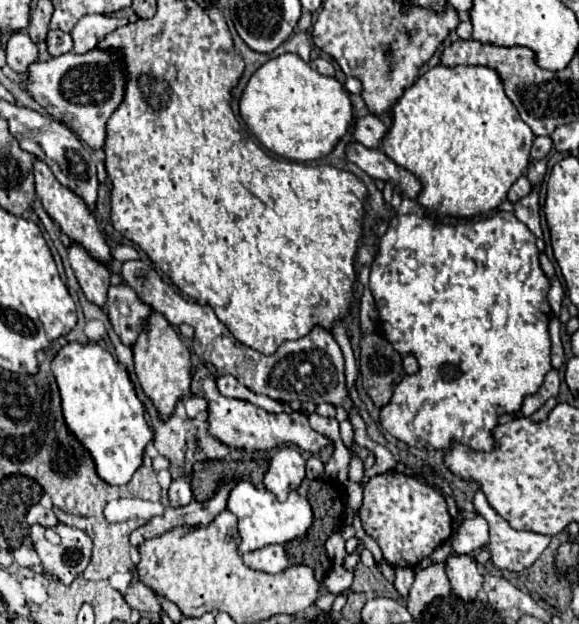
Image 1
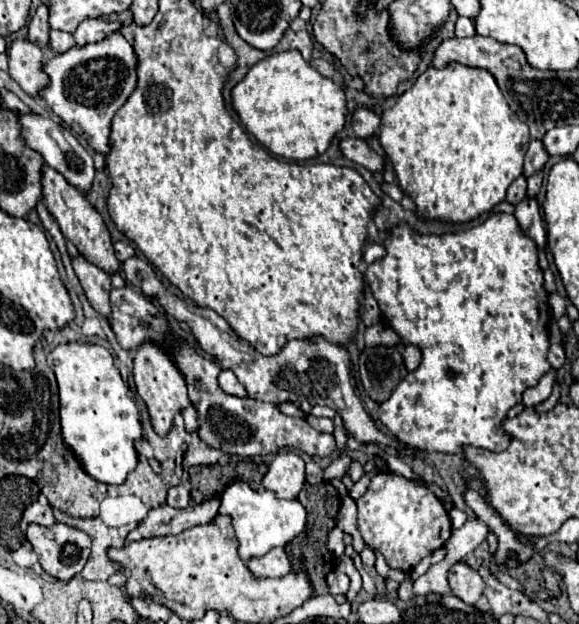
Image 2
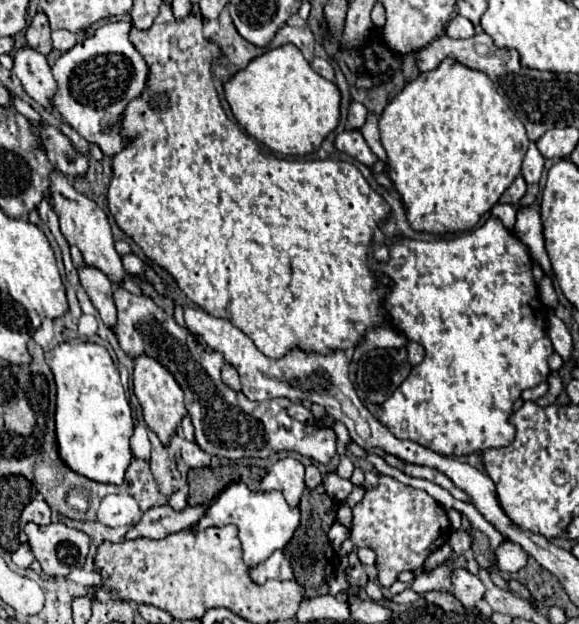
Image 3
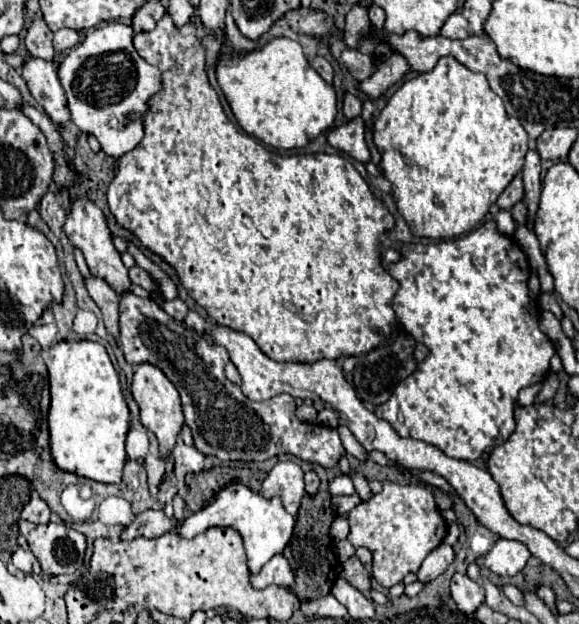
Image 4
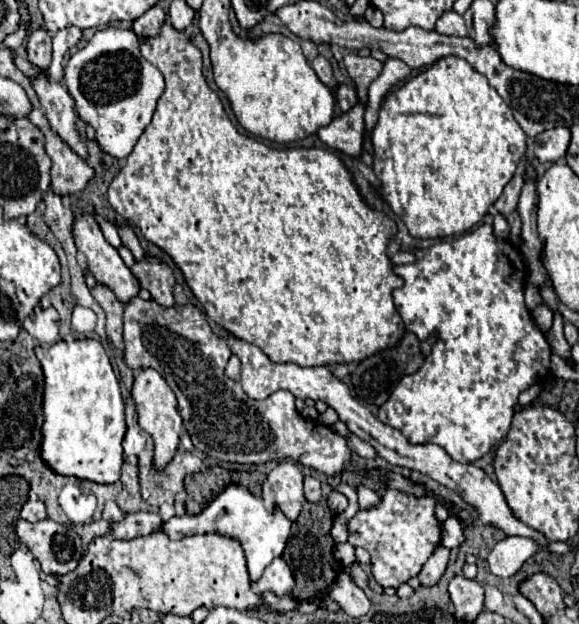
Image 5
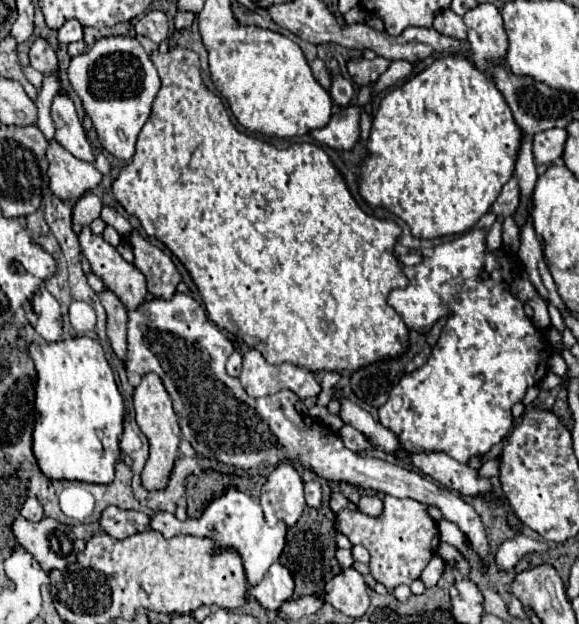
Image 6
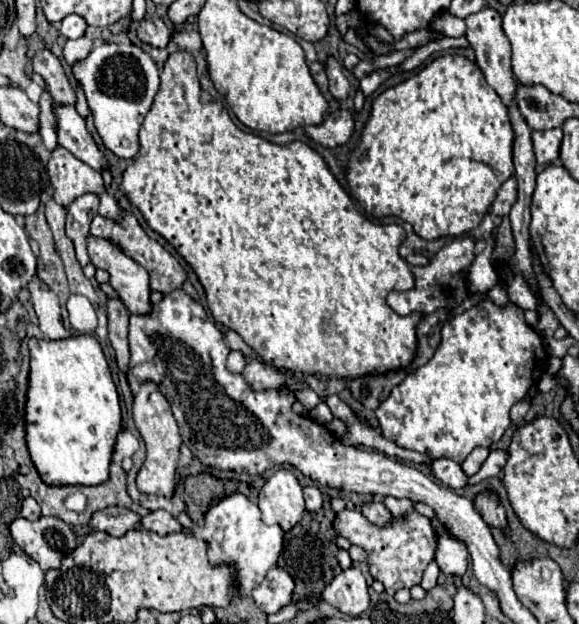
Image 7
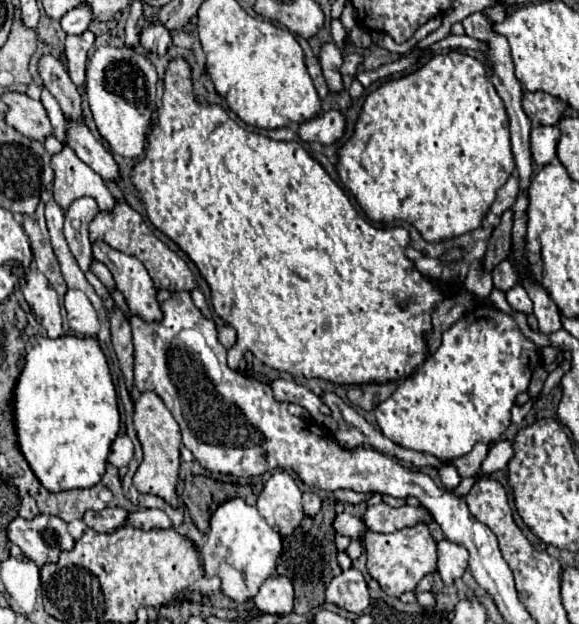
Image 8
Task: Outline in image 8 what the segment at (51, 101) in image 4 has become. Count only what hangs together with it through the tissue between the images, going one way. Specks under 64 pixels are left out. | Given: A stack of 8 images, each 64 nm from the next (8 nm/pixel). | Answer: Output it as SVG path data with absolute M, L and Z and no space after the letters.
M66 122L66 132L68 132L66 146L70 146L84 164L98 172L106 182L120 180L120 170L114 156L104 148L104 144L100 144L92 136L84 122Z

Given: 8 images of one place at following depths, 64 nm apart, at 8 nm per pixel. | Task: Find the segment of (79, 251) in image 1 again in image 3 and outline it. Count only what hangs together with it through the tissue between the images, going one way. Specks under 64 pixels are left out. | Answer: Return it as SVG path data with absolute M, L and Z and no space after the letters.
M84 266L78 270L80 272L80 284L84 286L86 294L90 296L92 304L98 308L102 322L114 330L116 324L116 306L114 306L114 298L112 298L112 282L96 268Z

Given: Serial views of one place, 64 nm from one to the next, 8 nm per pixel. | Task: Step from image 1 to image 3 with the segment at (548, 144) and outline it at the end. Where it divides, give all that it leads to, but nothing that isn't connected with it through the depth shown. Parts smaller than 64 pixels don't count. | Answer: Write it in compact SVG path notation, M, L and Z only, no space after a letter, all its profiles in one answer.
M532 142L530 148L528 148L528 152L526 152L524 164L522 164L522 176L524 176L526 184L538 184L538 182L540 182L542 168L544 168L544 158L542 158L542 154L538 152L536 144Z

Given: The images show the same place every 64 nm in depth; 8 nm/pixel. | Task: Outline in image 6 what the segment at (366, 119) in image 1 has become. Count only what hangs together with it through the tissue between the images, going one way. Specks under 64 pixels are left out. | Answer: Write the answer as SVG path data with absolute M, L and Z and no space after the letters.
M340 74L332 76L332 88L330 88L330 96L334 98L334 102L338 102L340 106L346 106L352 96L354 96L354 88L352 82Z

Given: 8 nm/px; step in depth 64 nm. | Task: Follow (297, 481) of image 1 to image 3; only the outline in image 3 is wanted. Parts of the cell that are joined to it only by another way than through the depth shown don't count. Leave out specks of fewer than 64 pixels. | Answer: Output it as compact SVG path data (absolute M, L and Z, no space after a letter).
M294 458L278 460L262 480L262 492L278 490L286 502L296 508L304 492L304 466Z

